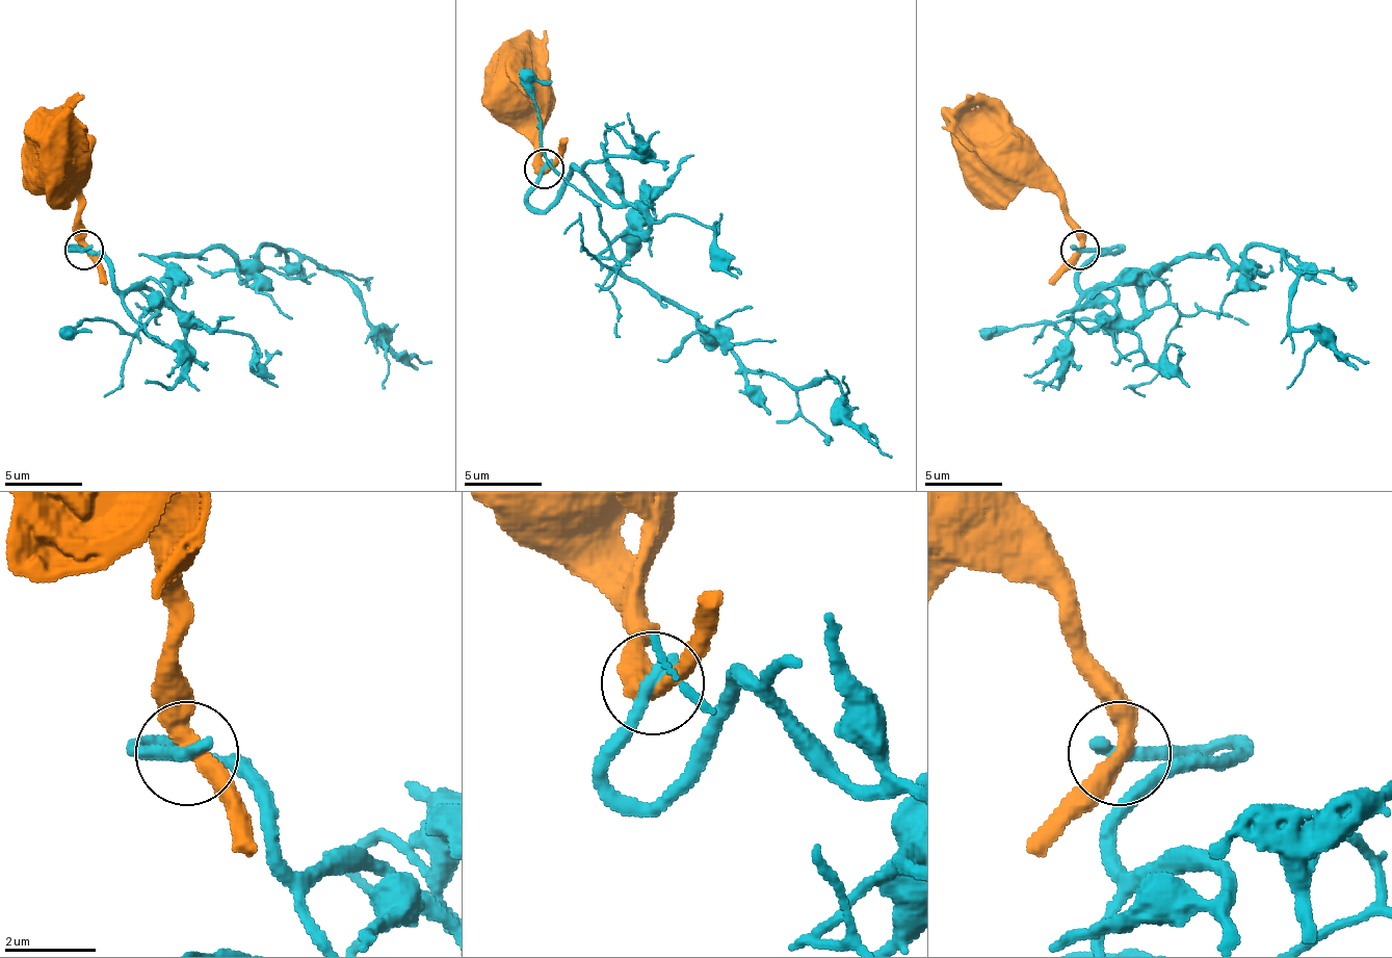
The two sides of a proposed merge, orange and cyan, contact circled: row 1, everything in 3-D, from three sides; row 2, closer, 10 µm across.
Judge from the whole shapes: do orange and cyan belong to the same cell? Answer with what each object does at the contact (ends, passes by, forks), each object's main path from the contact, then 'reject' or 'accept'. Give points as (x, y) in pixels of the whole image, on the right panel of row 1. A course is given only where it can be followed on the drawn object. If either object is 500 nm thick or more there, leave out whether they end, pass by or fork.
orange passes by; cyan ends; course orange (1081, 249), (1077, 222), (1050, 190), (1010, 186), (1003, 166); course cyan (1081, 249), (1120, 249), (1077, 284), (1131, 319), (1182, 257), (1272, 244), (1295, 268), (1288, 324), (1370, 362); reject

